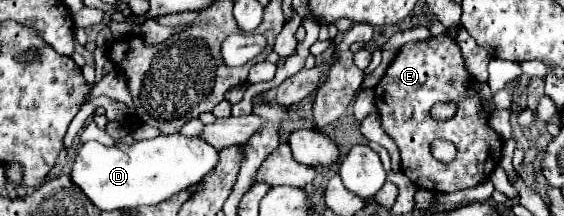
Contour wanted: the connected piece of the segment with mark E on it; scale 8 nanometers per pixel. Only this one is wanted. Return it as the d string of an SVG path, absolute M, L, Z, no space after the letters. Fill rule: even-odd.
M448 34L404 44L374 92L382 128L400 148L402 172L416 186L440 194L452 194L488 180L490 172L498 166L502 158L502 138L490 126L484 104L474 92L474 78L464 66L460 46ZM436 102L458 102L456 116L444 124L432 124L430 108ZM436 138L448 140L456 146L458 152L450 164L432 156L430 146Z

